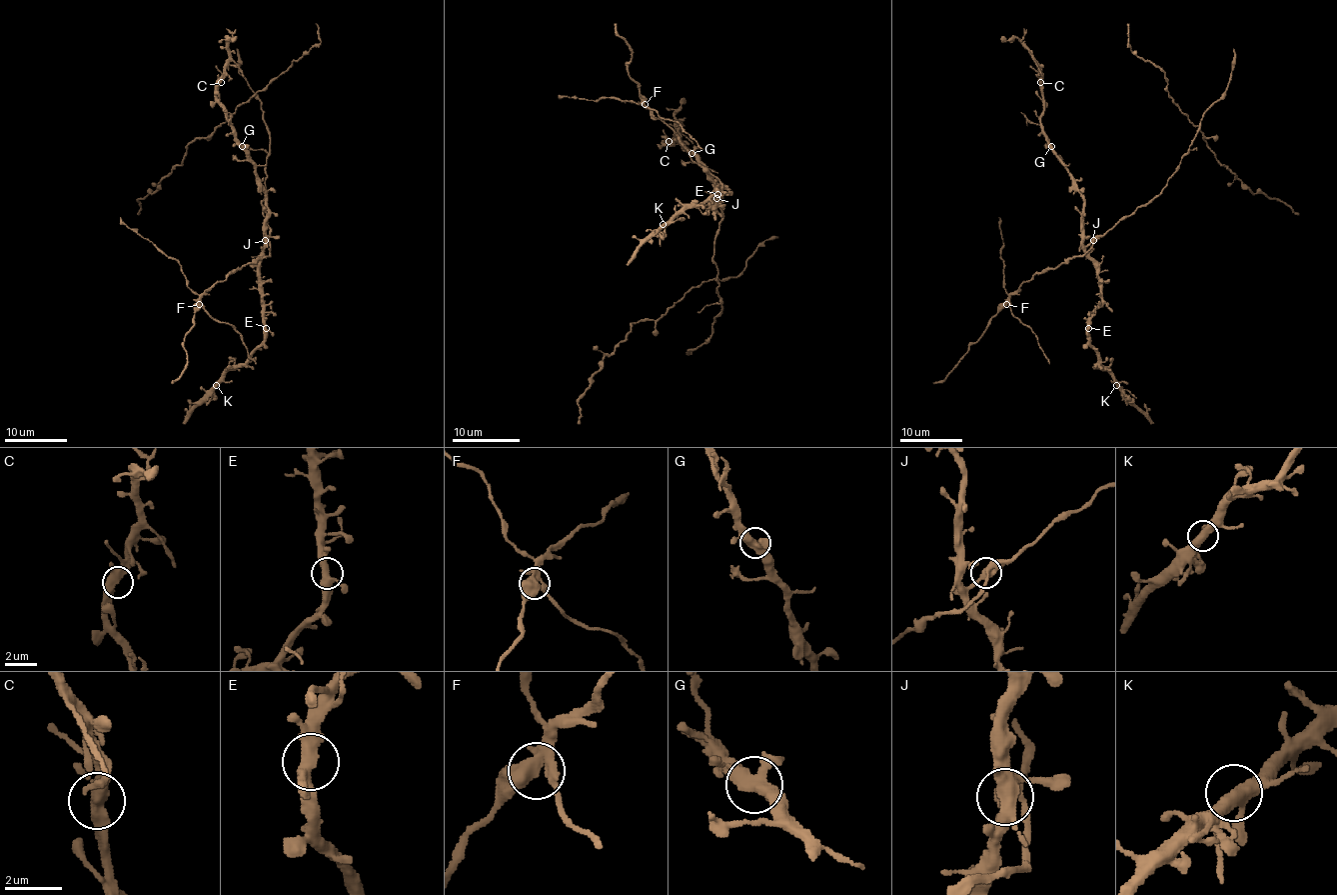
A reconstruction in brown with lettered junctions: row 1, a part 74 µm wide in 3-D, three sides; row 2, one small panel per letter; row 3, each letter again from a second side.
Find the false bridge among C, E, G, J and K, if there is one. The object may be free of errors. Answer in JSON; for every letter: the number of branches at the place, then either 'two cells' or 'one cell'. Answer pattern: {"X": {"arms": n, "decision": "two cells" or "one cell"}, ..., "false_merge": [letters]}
{"C": {"arms": 3, "decision": "one cell"}, "E": {"arms": 3, "decision": "one cell"}, "G": {"arms": 3, "decision": "one cell"}, "J": {"arms": 3, "decision": "two cells"}, "K": {"arms": 3, "decision": "one cell"}, "false_merge": ["J"]}

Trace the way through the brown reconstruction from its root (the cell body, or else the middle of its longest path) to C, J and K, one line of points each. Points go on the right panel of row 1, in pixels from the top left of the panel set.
C: (1143, 205), (1088, 244), (1084, 244), (1084, 194), (1045, 137), (1040, 121), (1043, 112), (1040, 82)
J: (1143, 205), (1093, 241)
K: (1143, 205), (1085, 248), (1085, 256), (1096, 270), (1101, 300), (1090, 320), (1088, 343), (1116, 385)

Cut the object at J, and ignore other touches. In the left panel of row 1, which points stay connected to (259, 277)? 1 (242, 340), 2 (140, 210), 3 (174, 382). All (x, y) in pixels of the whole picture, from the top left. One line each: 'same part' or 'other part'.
1: other part
2: same part
3: other part

